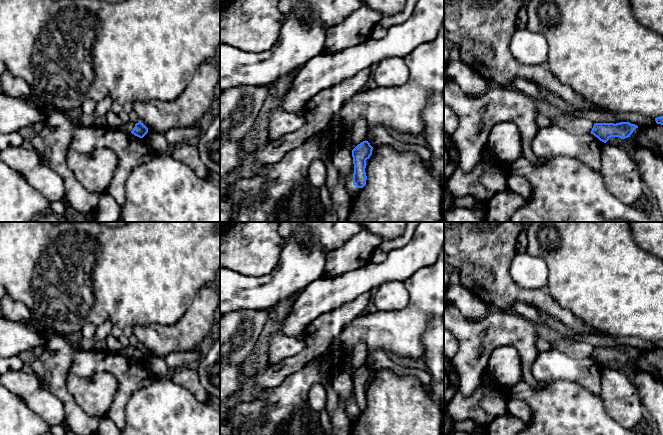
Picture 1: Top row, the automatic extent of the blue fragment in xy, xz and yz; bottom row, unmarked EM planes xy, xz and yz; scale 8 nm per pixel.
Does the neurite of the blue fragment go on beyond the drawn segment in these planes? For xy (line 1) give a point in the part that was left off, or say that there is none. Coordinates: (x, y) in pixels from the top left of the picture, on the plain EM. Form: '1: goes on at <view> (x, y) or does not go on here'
1: does not go on here

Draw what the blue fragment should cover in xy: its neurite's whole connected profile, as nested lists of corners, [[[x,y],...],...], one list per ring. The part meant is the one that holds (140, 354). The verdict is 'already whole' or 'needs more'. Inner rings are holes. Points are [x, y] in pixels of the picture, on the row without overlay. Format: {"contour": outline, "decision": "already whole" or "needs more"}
{"contour": [[[138,346],[131,357],[139,362],[143,362],[148,357],[148,352],[143,347]]], "decision": "already whole"}

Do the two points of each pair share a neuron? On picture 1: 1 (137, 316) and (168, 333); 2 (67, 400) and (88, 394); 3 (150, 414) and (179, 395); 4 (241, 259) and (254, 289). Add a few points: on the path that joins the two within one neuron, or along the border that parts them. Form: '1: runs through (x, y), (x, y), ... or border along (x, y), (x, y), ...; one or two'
1: border along (174, 323), (144, 324), (133, 327); two
2: border along (67, 375), (66, 389), (89, 415); two
3: runs through (157, 414), (160, 414), (172, 402); one
4: border along (230, 268), (249, 275), (266, 275), (271, 272); two

